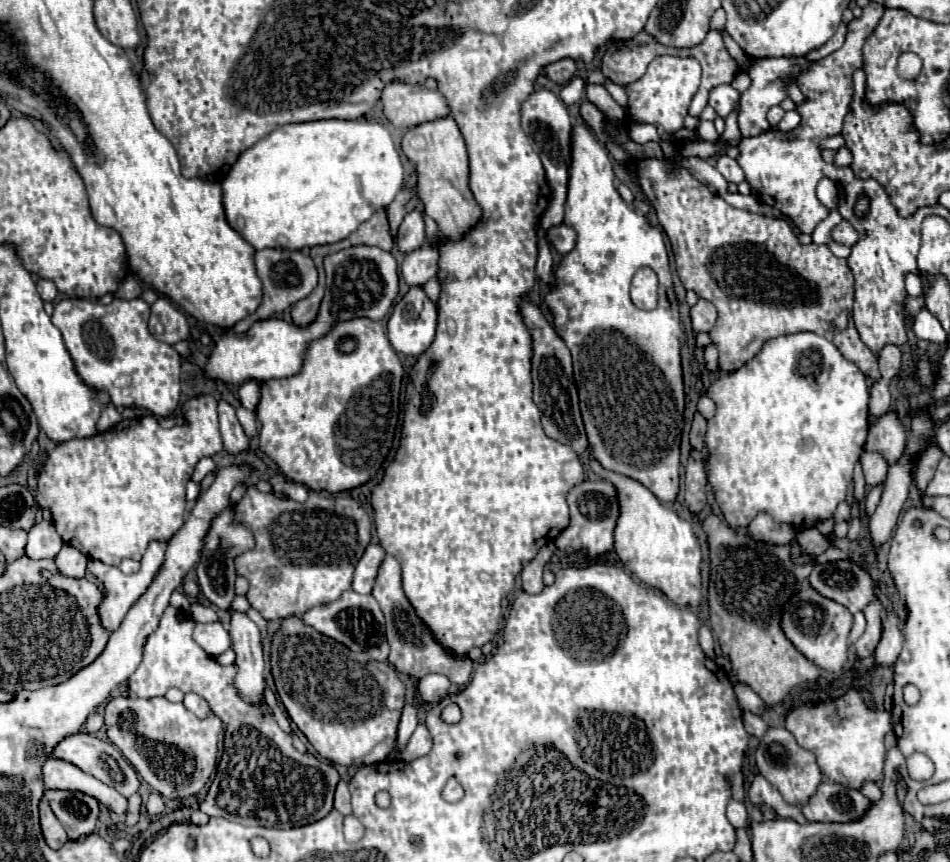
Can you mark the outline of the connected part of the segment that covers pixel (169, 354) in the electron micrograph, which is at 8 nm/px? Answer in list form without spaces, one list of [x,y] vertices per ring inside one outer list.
[[[63,299],[61,301],[61,335],[65,339],[65,345],[75,361],[75,367],[83,381],[95,389],[105,389],[111,395],[111,403],[103,410],[97,425],[98,432],[102,433],[121,421],[121,415],[115,407],[141,407],[149,409],[157,417],[169,417],[175,415],[175,409],[179,407],[179,373],[181,373],[181,357],[179,353],[161,341],[157,341],[147,331],[147,319],[149,319],[149,305],[143,299],[113,299],[109,305],[103,305],[99,301],[91,299]]]

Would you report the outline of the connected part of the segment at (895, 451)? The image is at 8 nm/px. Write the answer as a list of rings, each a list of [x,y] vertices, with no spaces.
[[[887,413],[879,417],[877,425],[869,427],[869,435],[865,441],[865,451],[881,453],[881,457],[893,465],[905,451],[905,431],[895,413]]]

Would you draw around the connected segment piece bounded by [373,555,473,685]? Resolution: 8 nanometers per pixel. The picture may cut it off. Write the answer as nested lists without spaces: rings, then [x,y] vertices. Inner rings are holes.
[[[391,555],[385,557],[385,561],[379,569],[379,575],[377,575],[377,581],[373,587],[373,597],[377,599],[377,603],[381,605],[381,611],[385,615],[387,641],[391,647],[389,663],[397,671],[411,675],[411,677],[417,677],[417,679],[421,679],[427,673],[441,673],[441,675],[447,675],[451,679],[451,683],[455,683],[455,685],[465,685],[469,681],[469,675],[473,671],[473,661],[467,655],[459,657],[459,655],[451,653],[449,649],[445,649],[435,639],[431,629],[417,617],[415,609],[411,607],[411,603],[401,587],[401,565]]]

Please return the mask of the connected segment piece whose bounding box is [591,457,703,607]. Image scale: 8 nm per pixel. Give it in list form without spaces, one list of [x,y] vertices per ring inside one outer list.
[[[591,457],[591,469],[617,485],[621,497],[621,517],[615,529],[615,551],[625,565],[637,579],[641,579],[649,587],[657,587],[663,591],[675,605],[679,607],[699,607],[703,593],[701,593],[701,545],[691,529],[689,521],[677,517],[675,511],[667,509],[659,499],[645,489],[639,481],[629,477],[621,477],[619,473],[601,469],[595,457]]]

